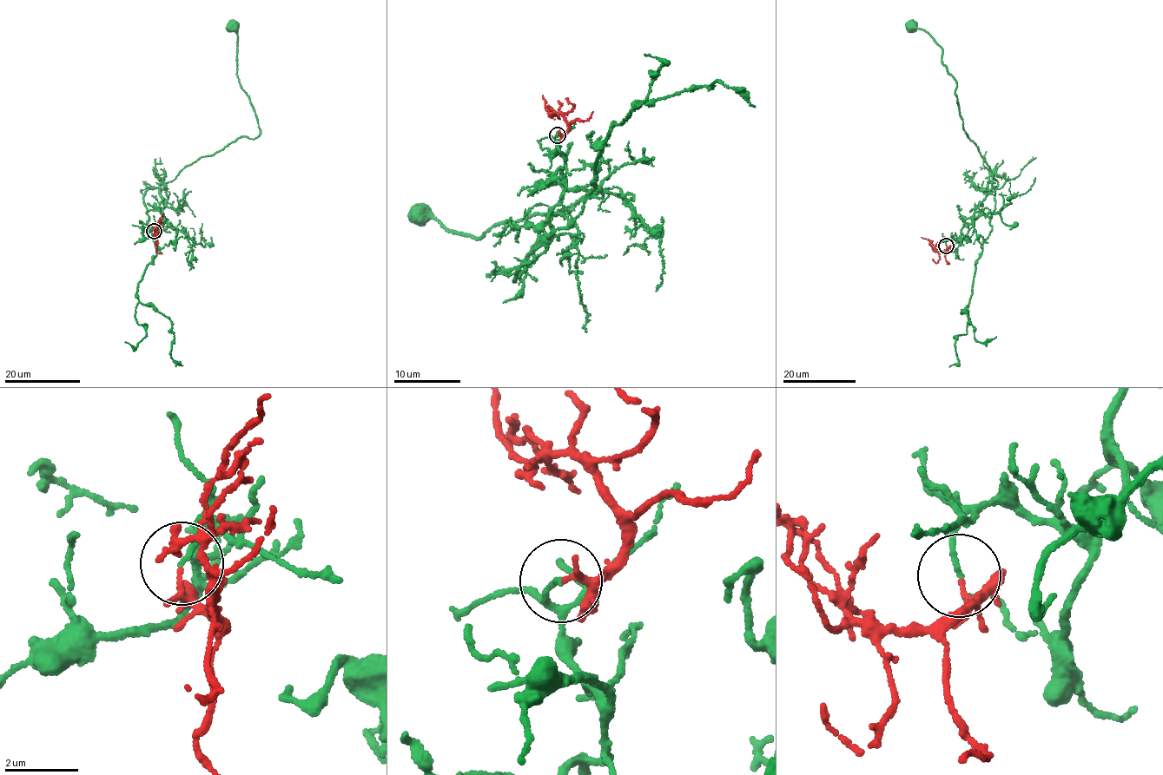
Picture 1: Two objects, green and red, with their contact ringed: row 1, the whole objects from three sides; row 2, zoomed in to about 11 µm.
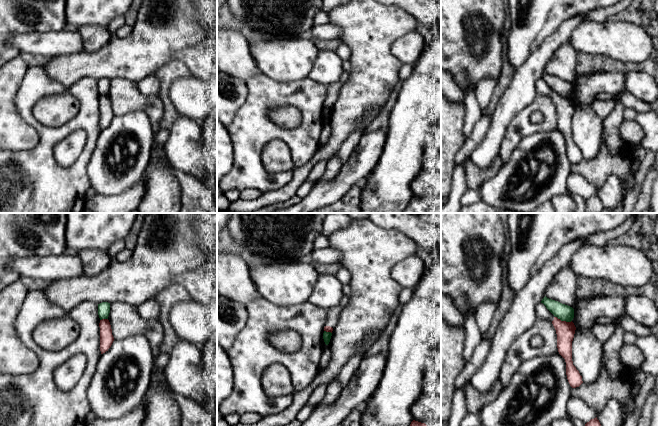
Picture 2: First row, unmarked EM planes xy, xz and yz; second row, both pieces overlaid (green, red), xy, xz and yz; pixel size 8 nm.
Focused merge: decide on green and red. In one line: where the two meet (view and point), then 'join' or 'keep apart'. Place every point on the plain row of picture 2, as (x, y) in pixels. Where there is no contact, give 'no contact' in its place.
yz (563, 96) | keep apart

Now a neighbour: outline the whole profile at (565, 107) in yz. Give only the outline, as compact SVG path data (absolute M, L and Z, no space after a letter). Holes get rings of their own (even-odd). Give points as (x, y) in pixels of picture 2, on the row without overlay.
M554 93L552 100L557 110L558 128L566 138L566 151L568 158L572 164L579 163L583 159L582 152L573 141L572 137L572 117L576 103L572 97L561 97L557 93Z

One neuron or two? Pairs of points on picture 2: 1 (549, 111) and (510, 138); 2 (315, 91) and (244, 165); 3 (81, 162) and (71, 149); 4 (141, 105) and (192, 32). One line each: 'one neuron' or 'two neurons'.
1: one neuron
2: one neuron
3: two neurons
4: two neurons

